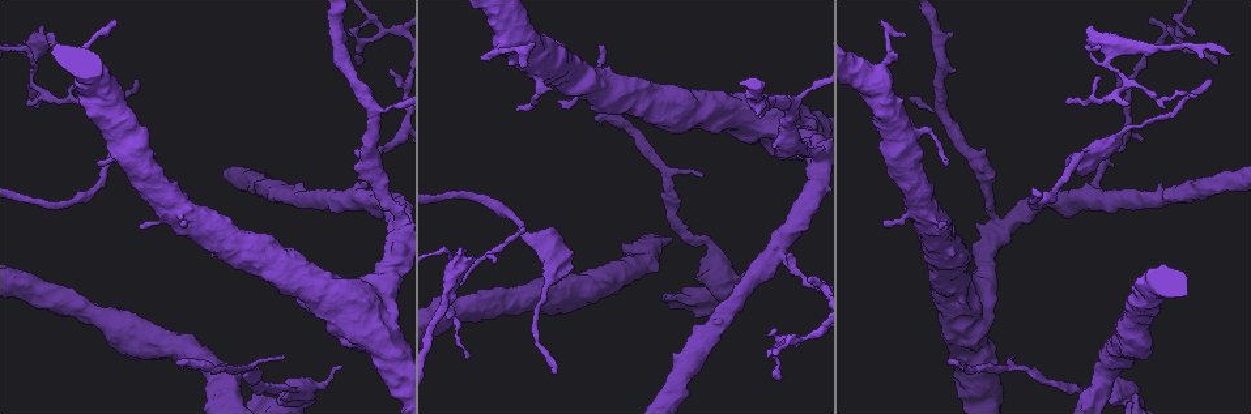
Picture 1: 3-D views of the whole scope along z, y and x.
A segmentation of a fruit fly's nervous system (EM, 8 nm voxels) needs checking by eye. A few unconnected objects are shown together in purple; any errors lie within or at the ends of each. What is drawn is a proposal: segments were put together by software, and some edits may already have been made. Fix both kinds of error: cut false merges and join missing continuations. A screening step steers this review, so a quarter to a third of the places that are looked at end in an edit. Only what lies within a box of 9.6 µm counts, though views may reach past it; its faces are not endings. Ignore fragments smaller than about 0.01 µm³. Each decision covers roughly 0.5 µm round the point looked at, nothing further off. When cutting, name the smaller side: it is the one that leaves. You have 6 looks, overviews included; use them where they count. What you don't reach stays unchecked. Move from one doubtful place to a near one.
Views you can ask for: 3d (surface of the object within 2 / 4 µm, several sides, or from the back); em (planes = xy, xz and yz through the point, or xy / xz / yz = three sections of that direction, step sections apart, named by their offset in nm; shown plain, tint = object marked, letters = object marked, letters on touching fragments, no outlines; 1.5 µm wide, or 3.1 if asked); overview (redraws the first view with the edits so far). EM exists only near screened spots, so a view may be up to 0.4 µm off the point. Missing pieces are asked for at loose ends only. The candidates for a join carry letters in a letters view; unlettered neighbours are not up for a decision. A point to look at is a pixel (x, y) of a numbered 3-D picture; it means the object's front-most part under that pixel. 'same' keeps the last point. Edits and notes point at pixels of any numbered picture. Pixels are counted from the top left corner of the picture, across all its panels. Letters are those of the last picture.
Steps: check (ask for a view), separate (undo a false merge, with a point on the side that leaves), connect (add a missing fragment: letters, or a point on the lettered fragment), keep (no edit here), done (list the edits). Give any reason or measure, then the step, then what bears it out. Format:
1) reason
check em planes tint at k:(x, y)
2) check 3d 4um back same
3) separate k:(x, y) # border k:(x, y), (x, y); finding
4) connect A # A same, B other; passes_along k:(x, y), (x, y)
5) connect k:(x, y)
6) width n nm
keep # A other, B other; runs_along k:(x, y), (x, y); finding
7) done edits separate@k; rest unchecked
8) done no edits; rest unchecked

free end
check 3d 2um at 1:(462, 252)

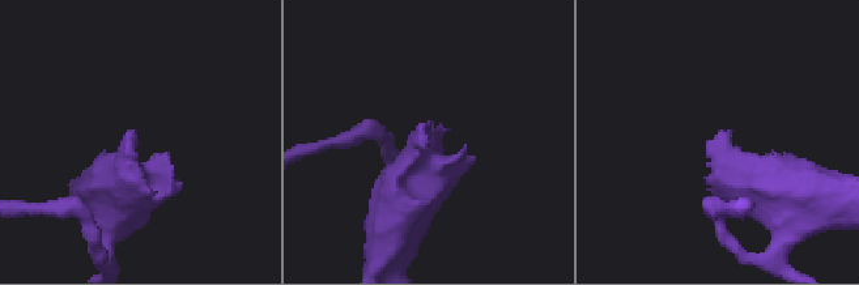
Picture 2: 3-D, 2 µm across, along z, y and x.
shape alone is not enough
check em planes letters at 2:(135, 133)

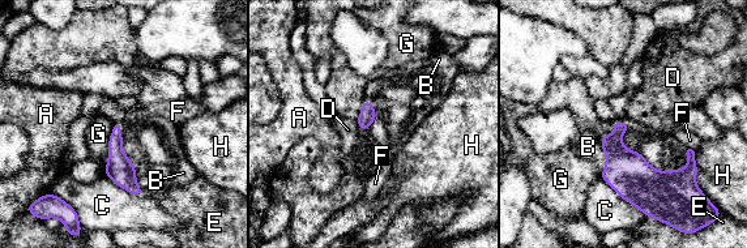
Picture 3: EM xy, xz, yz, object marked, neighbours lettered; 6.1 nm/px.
longest_contact C 360 nm
connect 3:(588, 146) # A other, B same, C other, D other, E other, F other, G other, H other; the neuron continues

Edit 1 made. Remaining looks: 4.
redraw
check overview

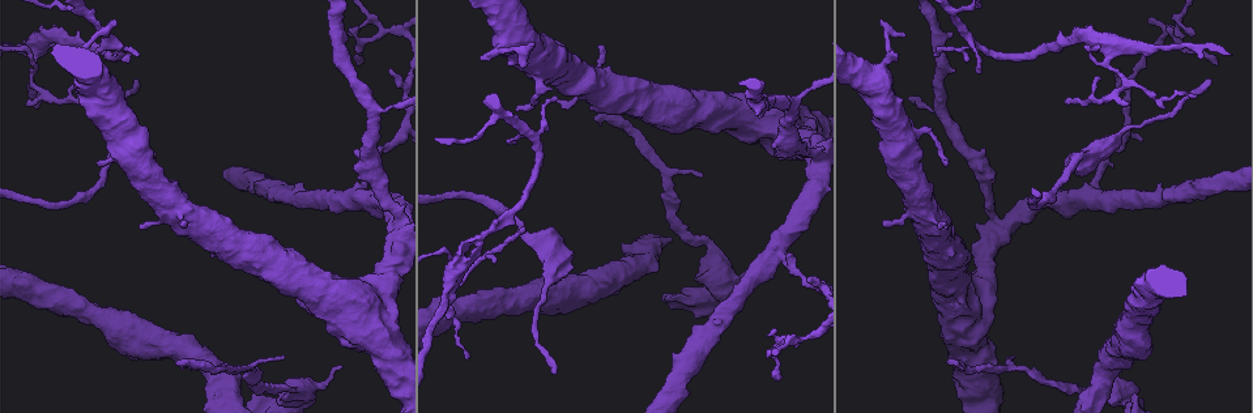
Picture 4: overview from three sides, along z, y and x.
branch stops here
check 3d 4um at 4:(178, 364)

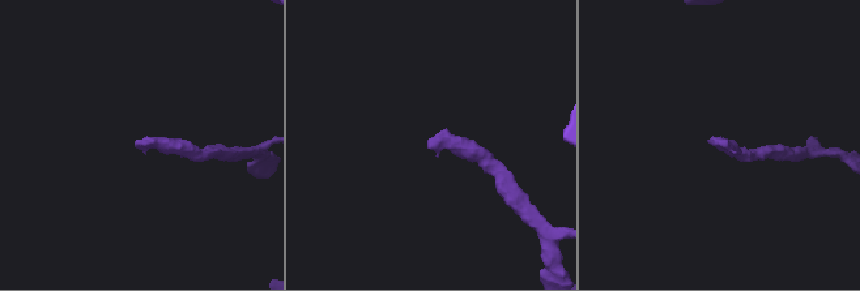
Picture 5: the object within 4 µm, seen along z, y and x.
now the EM
check em yz step 8 letters at 5:(728, 142)

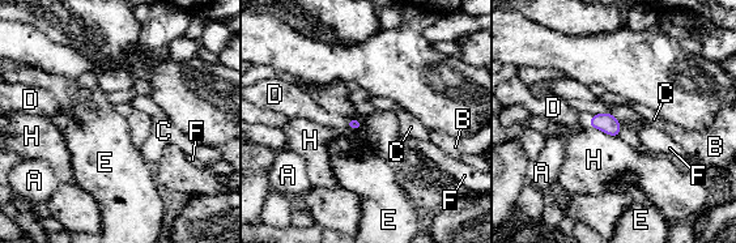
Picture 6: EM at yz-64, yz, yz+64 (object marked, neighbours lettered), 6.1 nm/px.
connect 6:(553, 107) # A other, B other, C other, D same, E other, F other, H other; passes_along 6:(607, 123), (590, 120), (553, 107); it goes on there

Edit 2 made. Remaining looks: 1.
done edits connect@3, connect@6; rest unchecked

